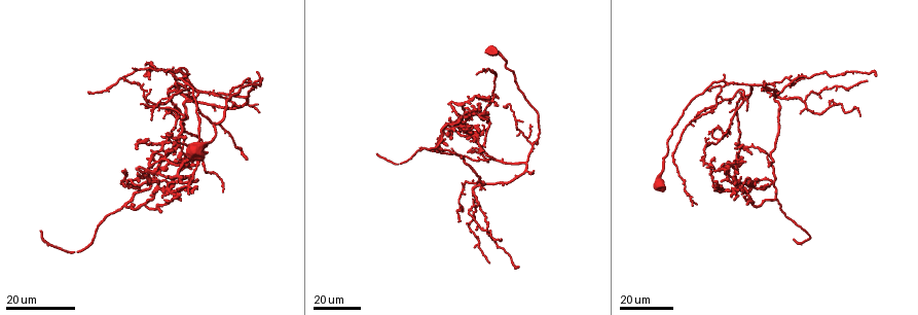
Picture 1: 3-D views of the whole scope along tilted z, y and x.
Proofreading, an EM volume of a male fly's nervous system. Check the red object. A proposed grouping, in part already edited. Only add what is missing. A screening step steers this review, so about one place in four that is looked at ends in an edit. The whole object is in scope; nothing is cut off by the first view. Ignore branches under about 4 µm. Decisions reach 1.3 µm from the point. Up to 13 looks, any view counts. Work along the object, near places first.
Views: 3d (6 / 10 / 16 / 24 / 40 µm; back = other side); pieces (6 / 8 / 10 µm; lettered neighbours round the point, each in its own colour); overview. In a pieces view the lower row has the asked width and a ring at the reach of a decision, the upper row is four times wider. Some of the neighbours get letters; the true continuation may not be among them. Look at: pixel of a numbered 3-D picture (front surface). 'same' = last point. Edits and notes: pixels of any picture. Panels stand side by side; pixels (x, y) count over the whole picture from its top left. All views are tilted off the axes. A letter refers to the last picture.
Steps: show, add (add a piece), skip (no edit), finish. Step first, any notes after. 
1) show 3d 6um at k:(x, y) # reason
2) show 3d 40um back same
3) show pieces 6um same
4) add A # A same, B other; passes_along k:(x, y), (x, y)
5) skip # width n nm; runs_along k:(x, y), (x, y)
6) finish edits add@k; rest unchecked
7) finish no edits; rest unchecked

show 3d 24um at 1:(477, 125) # branch stops here

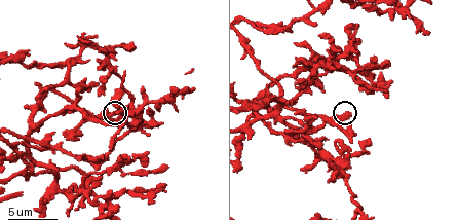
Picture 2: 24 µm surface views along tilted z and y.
show pieces 10um at 2:(349, 114)

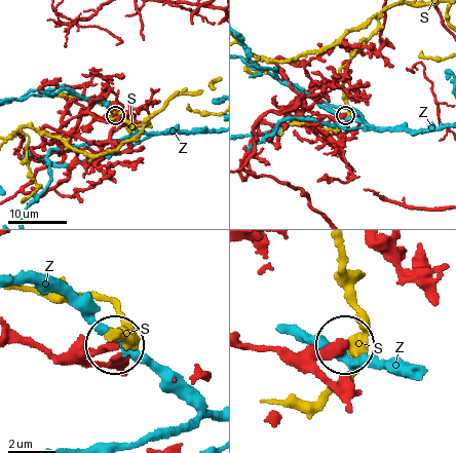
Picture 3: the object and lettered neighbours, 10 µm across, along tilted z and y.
skip # S other, Z other; runs_along 3:(22, 339), (65, 353), (115, 346); no lettered piece goes on from it

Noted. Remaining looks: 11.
show pieces 8um at 2:(119, 91) # free end

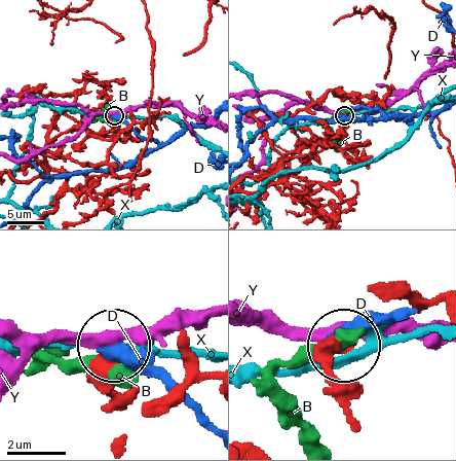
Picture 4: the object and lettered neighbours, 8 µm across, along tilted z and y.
skip # B other, D other, X other, Y other; none of them fits

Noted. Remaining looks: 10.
show 3d 24um at 1:(125, 78) # free end

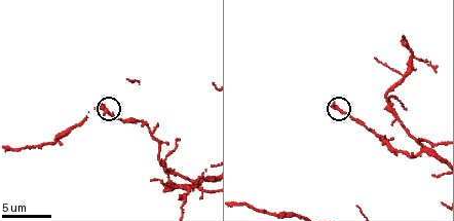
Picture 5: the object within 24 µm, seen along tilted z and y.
show pieces 10um at 5:(105, 108)

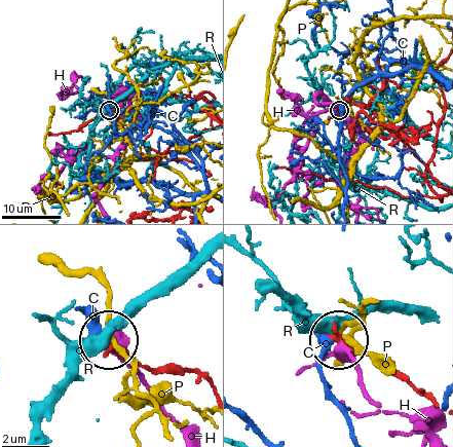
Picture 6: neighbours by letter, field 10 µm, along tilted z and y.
skip # C other, H other, P other, R other; runs_along 6:(426, 398), (341, 340); none of them fits

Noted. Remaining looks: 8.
show 3d 16um at 1:(418, 146) # end of a long branch

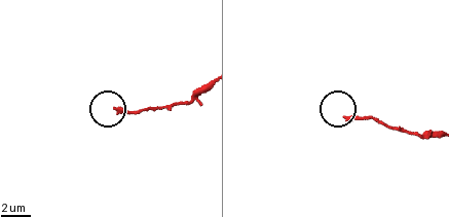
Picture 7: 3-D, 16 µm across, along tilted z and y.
show pieces 6um at 7:(117, 108)

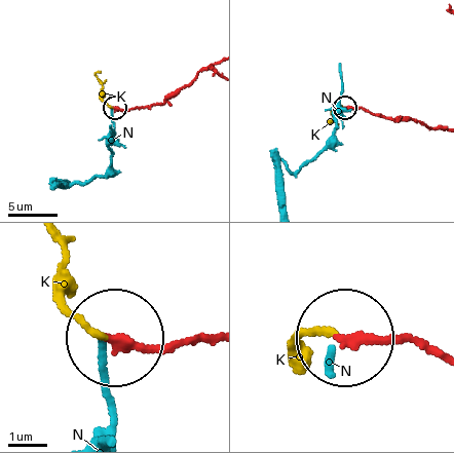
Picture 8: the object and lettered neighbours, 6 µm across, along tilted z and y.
add K # width 250 nm; K same, N other; passes_along 8:(212, 333), (125, 349), (96, 333), (65, 295), (66, 242); the cell continues

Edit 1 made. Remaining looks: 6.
show 3d 16um at 1:(698, 204) # long arm stops here

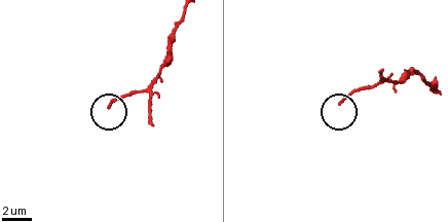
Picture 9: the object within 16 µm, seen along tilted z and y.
show pieces 10um at 9:(110, 103)

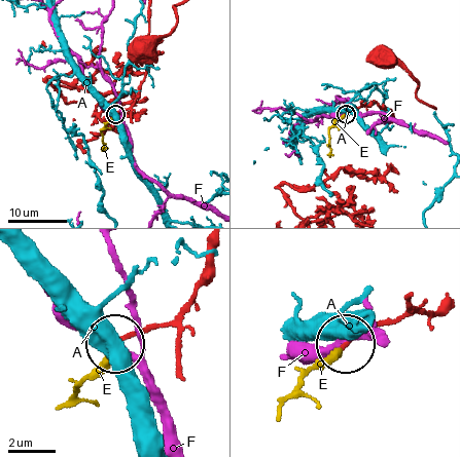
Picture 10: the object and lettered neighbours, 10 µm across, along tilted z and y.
add E # width 170 nm; A other, E same, F other; it goes on there

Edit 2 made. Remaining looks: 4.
show overview

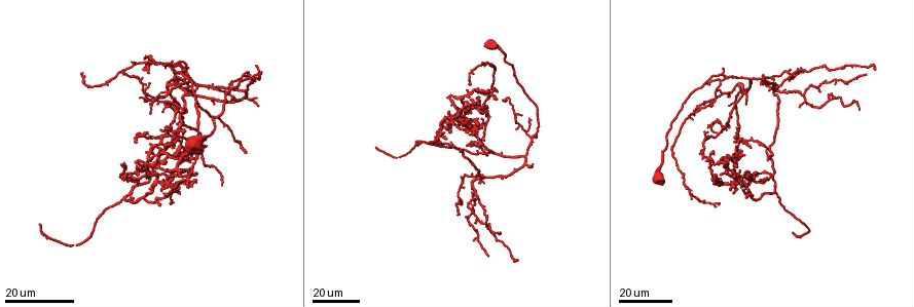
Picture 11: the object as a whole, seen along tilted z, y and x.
show 3d 24um at 11:(532, 164)

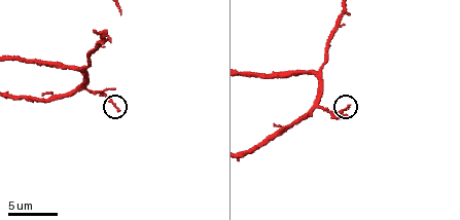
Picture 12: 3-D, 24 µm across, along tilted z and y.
show pieces 8um at 12:(117, 110)

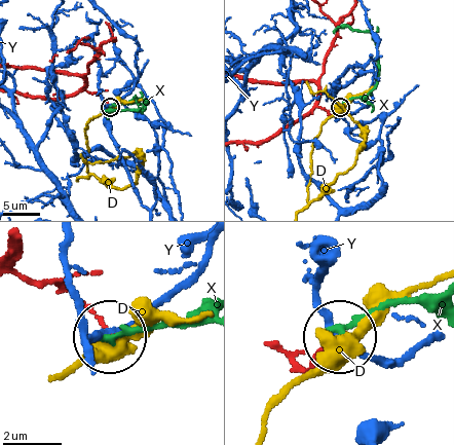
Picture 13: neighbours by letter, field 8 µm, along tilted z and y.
skip # width 120 nm; D other, X other, Y other; none of them fits

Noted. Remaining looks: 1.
finish edits add@8, add@10; rest unchecked

